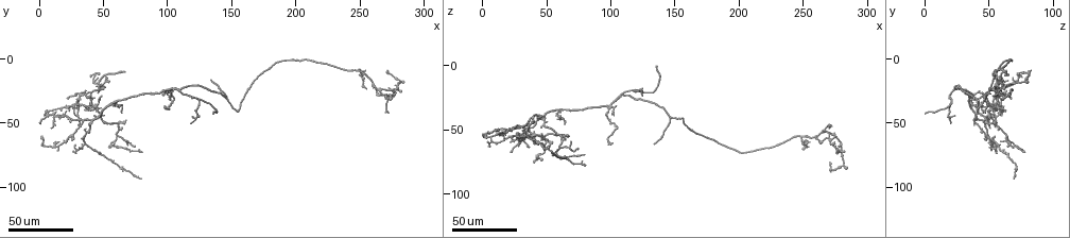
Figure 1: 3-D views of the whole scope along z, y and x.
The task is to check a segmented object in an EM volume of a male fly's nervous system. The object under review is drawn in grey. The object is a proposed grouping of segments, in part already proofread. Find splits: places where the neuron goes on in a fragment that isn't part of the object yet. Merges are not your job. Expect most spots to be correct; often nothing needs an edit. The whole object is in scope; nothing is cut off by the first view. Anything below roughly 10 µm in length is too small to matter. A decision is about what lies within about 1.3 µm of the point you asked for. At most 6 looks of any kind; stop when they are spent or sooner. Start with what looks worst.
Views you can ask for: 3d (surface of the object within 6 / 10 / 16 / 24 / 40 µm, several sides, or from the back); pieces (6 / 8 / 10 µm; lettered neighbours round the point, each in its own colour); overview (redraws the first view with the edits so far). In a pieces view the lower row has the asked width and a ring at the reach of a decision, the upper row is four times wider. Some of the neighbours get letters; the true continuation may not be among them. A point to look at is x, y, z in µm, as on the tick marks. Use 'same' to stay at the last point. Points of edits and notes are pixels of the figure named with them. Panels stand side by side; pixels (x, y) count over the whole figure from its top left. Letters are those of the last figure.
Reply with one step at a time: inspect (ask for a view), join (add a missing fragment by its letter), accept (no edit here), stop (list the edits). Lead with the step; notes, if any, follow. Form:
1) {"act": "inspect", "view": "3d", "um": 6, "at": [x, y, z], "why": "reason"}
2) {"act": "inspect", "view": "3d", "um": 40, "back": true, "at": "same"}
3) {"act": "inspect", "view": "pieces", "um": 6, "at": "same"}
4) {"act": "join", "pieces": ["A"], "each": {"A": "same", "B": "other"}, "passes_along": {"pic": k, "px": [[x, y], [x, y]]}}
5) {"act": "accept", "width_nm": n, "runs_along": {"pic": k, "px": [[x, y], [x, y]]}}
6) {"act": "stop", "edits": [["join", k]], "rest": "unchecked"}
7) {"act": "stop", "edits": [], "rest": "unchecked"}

{"act": "inspect", "view": "3d", "um": 24, "at": [136, 16, 60], "why": "tapers out"}

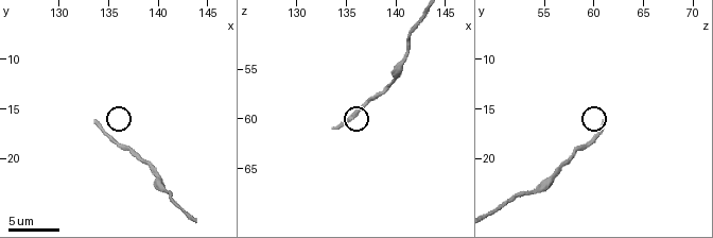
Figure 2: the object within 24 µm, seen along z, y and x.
{"act": "inspect", "view": "3d", "um": 10, "at": [133.8, 16.0, 61.0]}

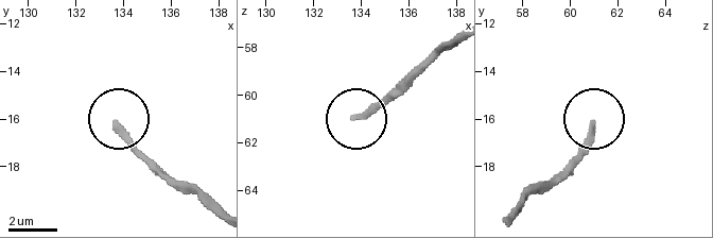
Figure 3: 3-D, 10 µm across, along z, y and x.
{"act": "inspect", "view": "pieces", "um": 6, "at": [133.7, 16.3, 60.9]}

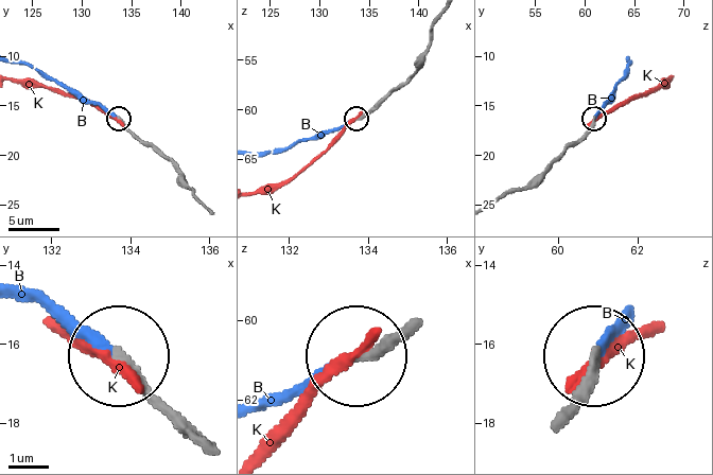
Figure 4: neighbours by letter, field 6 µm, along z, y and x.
{"act": "join", "pieces": ["B"], "each": {"B": "same", "K": "other"}, "passes_along": {"pic": 4, "px": [[196, 435], [119, 357], [24, 303]]}, "found": "it goes on there"}

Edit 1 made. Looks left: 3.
{"act": "inspect", "view": "overview"}

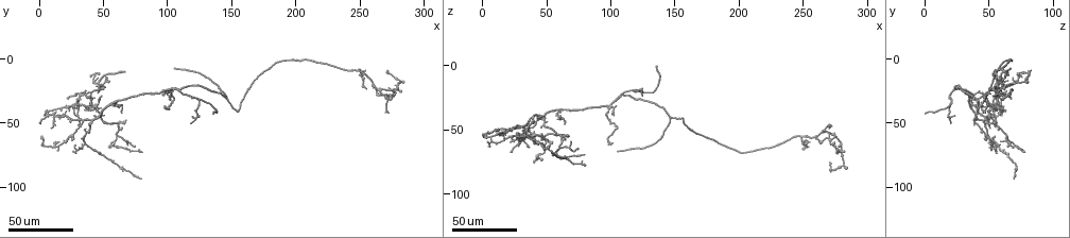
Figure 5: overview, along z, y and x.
{"act": "inspect", "view": "3d", "um": 24, "at": [106, 8, 66], "why": "long arm stops here"}

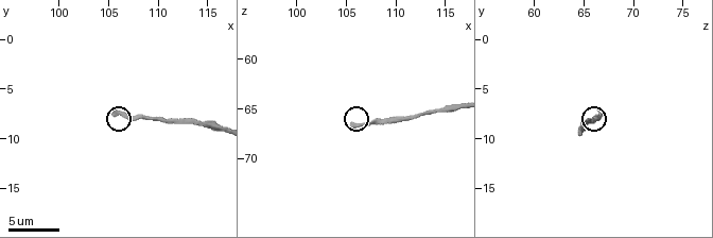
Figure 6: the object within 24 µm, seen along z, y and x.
{"act": "inspect", "view": "pieces", "um": 6, "at": [105.6, 7.6, 66.8], "why": "see the neighbours"}

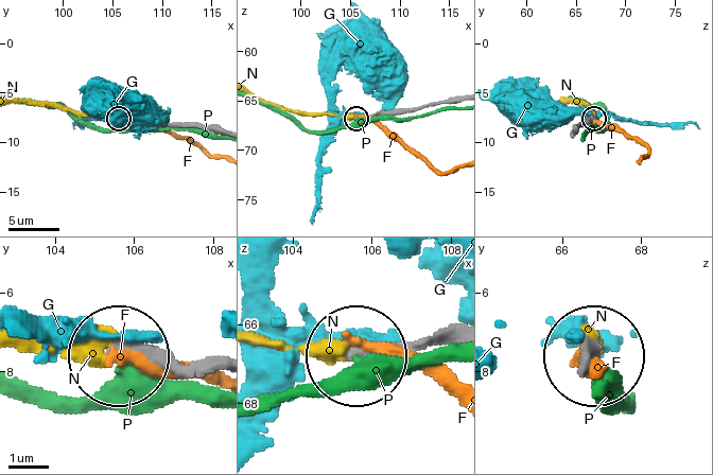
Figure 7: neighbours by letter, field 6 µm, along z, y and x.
{"act": "join", "pieces": ["N"], "each": {"F": "other", "G": "other", "N": "same", "P": "other"}, "passes_along": {"pic": 7, "px": [[382, 112], [360, 117], [312, 115], [256, 99]]}, "found": "it goes on there"}

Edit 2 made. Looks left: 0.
{"act": "stop", "edits": [["join", 4], ["join", 7]], "rest": "unchecked"}

